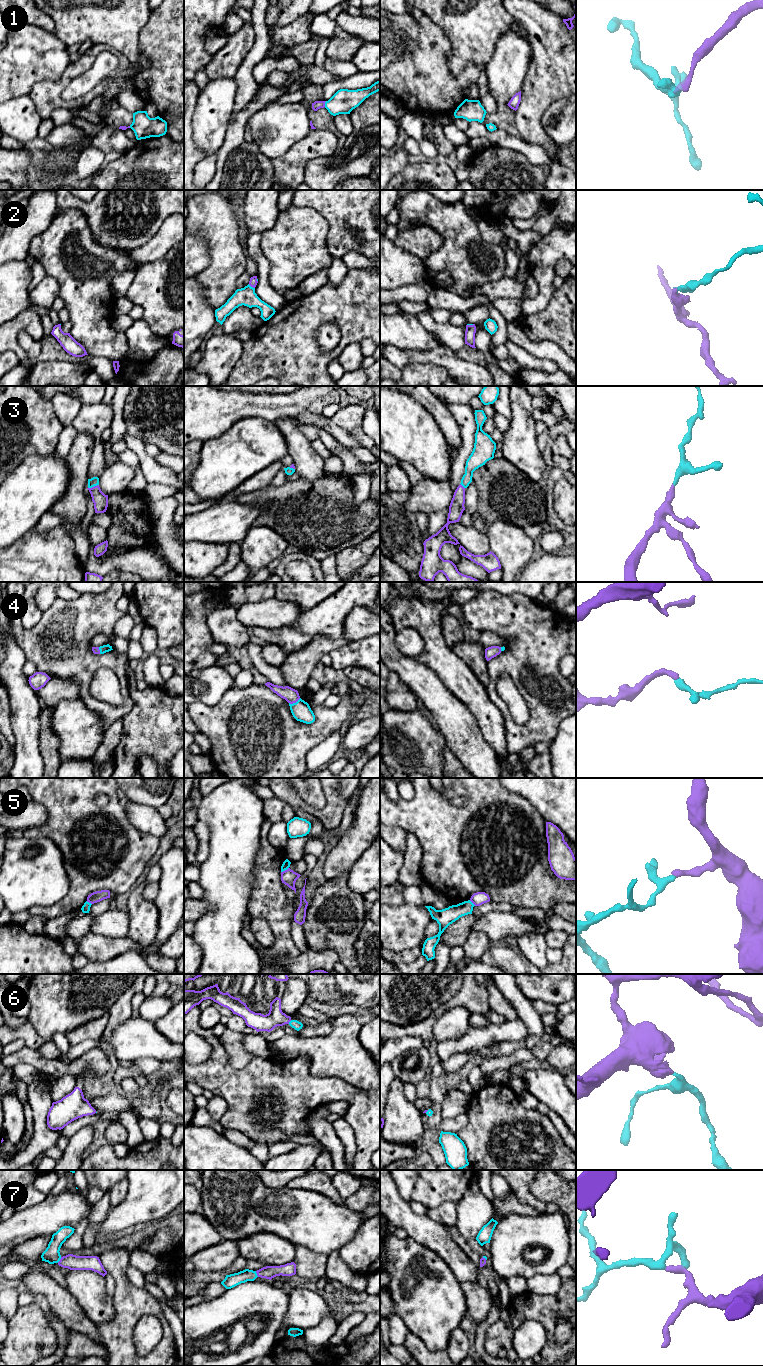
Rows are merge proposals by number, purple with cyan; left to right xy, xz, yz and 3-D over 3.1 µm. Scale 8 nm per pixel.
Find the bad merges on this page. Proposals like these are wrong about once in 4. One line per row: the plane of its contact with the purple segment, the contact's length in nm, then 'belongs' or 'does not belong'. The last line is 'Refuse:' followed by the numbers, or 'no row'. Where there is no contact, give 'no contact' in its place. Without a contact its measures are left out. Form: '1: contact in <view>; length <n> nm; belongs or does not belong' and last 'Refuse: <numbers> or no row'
1: contact in xz; length 50 nm; belongs
2: contact in xz; length 70 nm; belongs
3: contact in xy; length 90 nm; belongs
4: contact in xz; length 100 nm; belongs
5: contact in xz; length 80 nm; does not belong
6: contact in xz; length 40 nm; belongs
7: contact in xy; length 60 nm; belongs
Refuse: 5

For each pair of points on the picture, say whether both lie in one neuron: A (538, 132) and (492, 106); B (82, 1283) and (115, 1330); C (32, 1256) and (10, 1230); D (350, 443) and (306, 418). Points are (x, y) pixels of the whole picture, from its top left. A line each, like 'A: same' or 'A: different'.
A: different
B: different
C: different
D: same

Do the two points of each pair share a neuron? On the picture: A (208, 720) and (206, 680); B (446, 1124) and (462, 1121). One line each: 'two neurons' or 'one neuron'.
A: two neurons
B: one neuron

